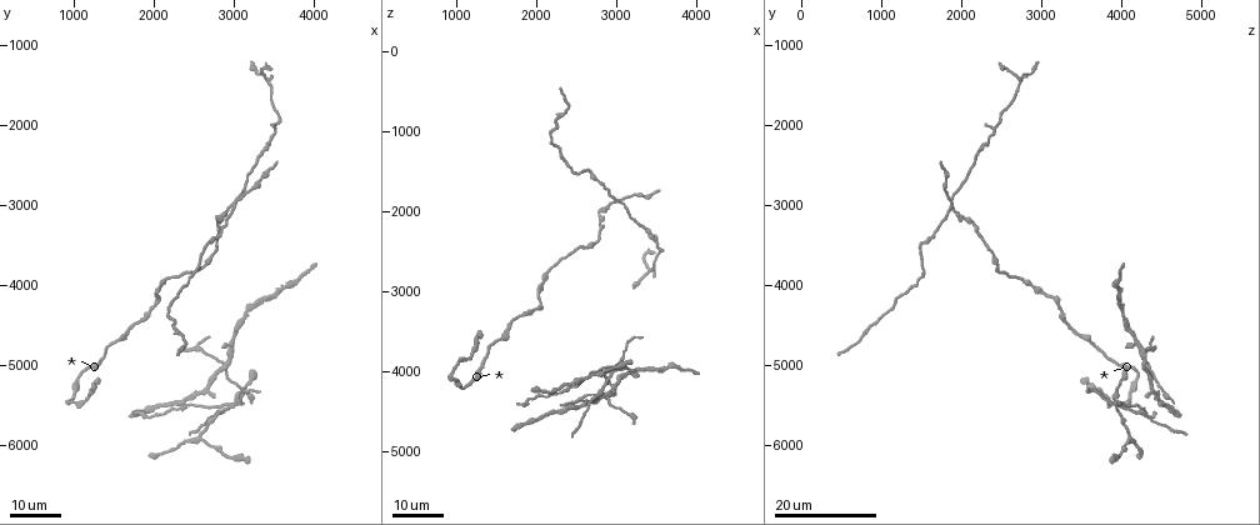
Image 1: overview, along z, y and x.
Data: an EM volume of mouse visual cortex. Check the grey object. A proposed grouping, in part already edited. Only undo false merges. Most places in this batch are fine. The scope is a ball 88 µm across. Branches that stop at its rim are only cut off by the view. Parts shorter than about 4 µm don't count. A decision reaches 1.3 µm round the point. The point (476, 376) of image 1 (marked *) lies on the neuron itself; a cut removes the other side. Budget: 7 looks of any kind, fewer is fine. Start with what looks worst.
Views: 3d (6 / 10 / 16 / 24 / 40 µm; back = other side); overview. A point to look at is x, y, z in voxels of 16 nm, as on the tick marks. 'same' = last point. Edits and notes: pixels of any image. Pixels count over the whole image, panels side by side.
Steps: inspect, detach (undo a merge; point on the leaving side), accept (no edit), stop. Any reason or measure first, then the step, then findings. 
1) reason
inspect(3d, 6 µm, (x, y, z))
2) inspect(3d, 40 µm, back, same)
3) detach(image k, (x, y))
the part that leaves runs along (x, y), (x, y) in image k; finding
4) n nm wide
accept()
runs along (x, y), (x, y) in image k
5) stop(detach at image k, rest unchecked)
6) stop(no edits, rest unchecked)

looks like a crossing
inspect(3d, 16 µm, (3000, 5550, 3950))

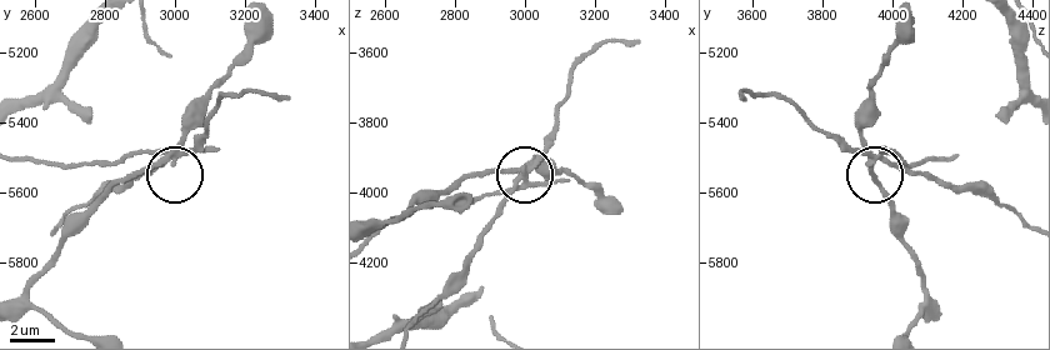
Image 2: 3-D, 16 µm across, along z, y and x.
inspect(3d, 10 µm, (2970, 5510, 3940))

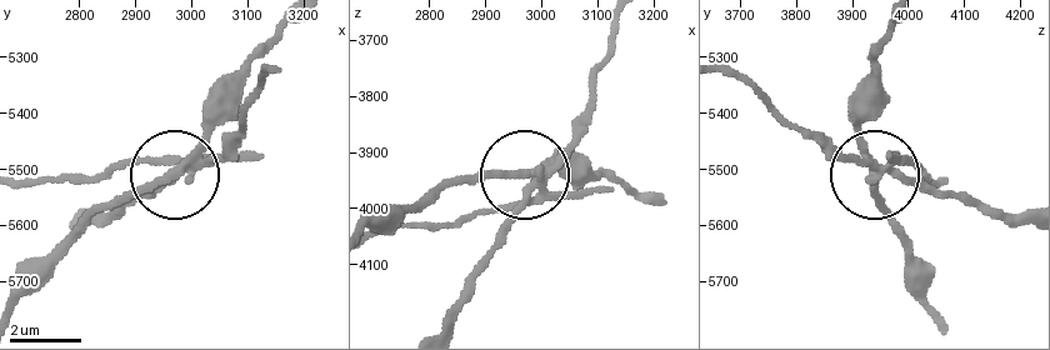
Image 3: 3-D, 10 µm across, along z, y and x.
inspect(3d, 6 µm, (2975, 5510, 3940))

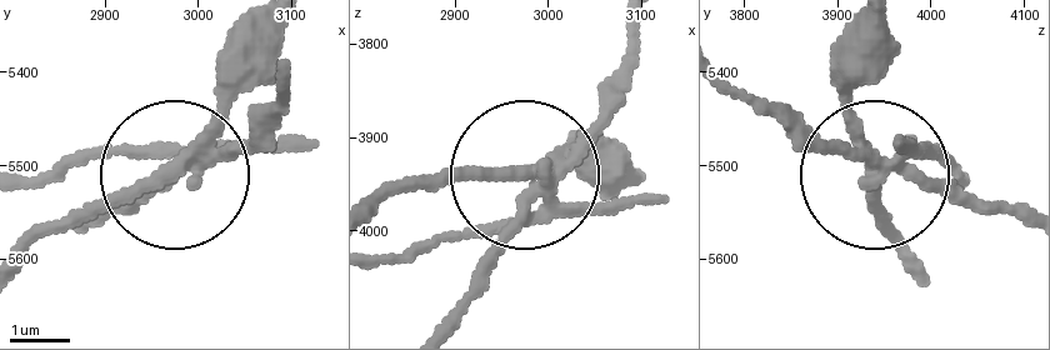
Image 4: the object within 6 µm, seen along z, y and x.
5 arms
detach(image 4, (503, 236))
the part that leaves runs along (878, 161), (943, 161), (963, 176) in image 4; two neurons meet here

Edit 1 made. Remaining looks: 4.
inspect(overview)

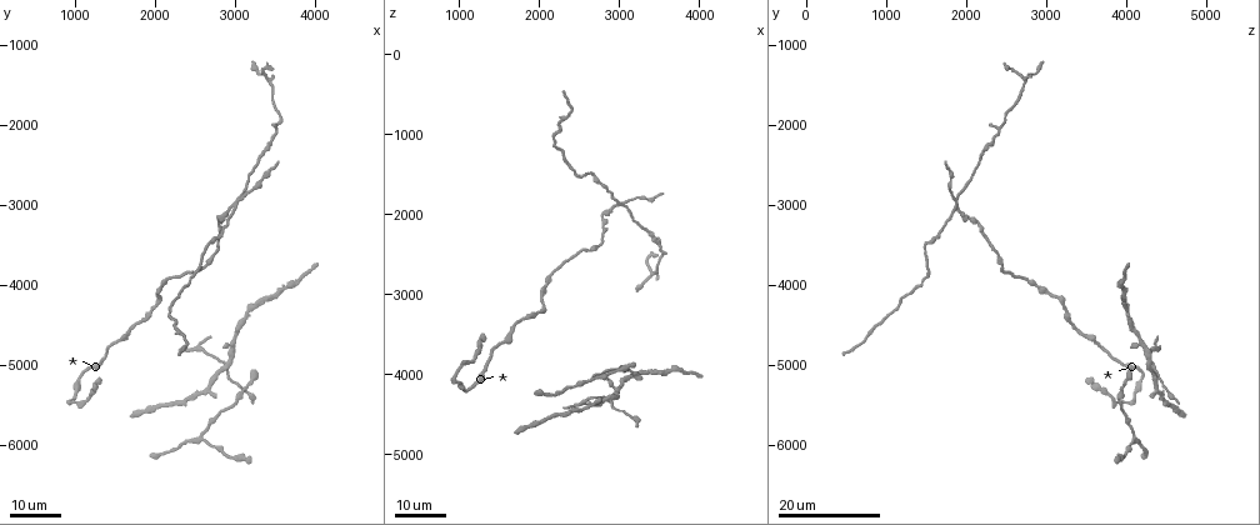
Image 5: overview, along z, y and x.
two arms in line, one across
inspect(3d, 16 µm, (2600, 5950, 4100))

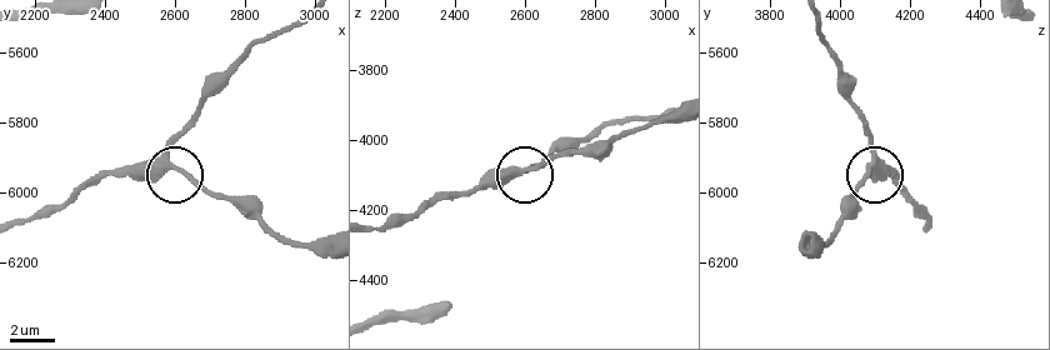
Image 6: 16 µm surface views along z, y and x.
inspect(3d, 6 µm, (2580, 5900, 4100))

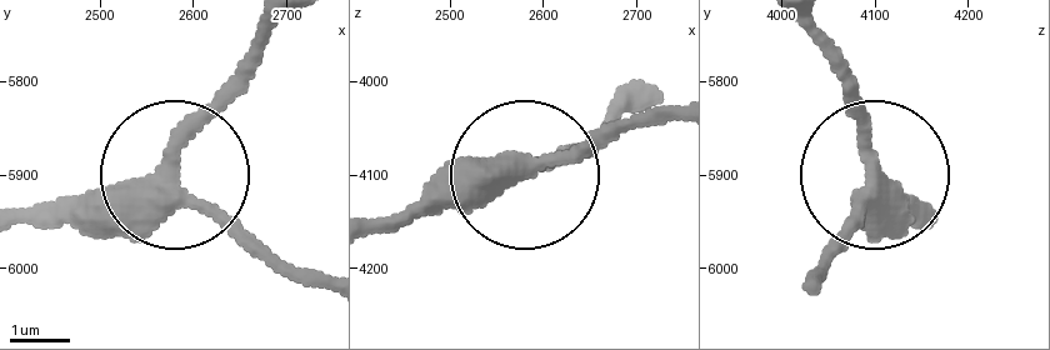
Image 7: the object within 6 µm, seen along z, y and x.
320 nm wide
accept()
continuous, no second neuron

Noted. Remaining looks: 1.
stop(detach at image 4, rest unchecked)

